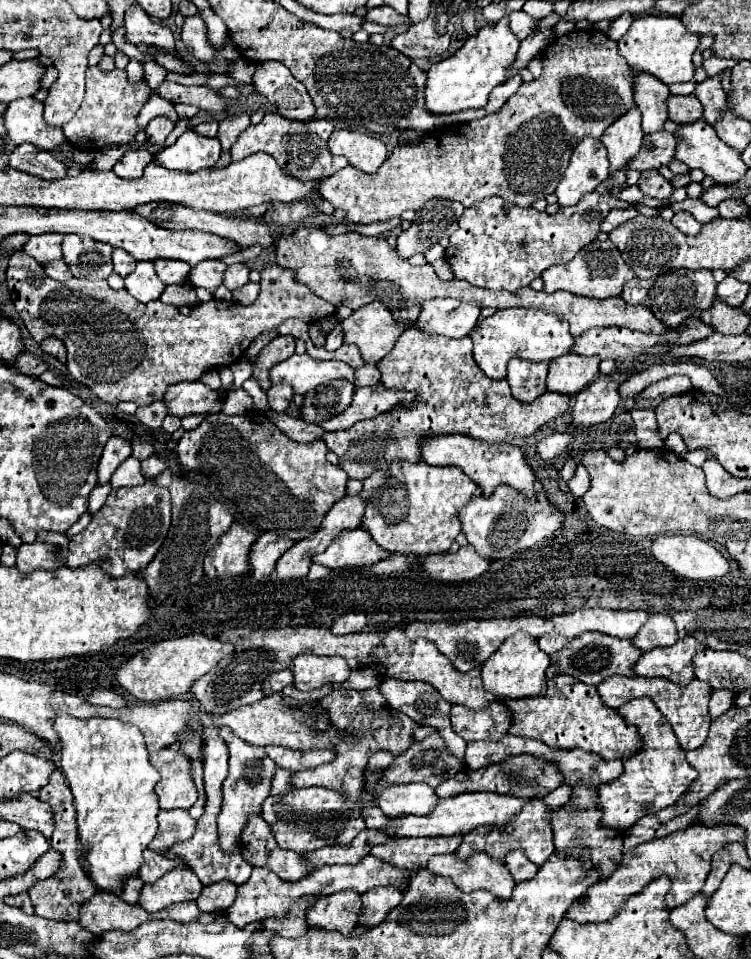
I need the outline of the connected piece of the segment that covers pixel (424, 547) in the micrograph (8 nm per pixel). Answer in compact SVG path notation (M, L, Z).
M394 460L386 472L372 472L366 480L362 480L360 498L366 502L366 512L362 516L362 528L372 534L372 538L388 552L394 554L414 554L428 556L438 552L448 552L450 544L460 534L460 520L456 518L458 510L468 504L474 496L476 484L456 466L430 466L426 462L400 462Z

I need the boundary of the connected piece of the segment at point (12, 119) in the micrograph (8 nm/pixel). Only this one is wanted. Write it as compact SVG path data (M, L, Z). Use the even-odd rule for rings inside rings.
M32 96L18 98L8 106L4 114L4 122L8 136L14 140L14 144L36 142L36 146L44 150L54 150L66 142L62 128L48 126L44 122L42 112L44 112L44 104Z

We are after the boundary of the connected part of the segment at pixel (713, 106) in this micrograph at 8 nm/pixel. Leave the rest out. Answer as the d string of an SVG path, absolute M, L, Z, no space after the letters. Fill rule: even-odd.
M712 76L704 82L700 82L696 86L694 94L704 106L702 118L708 124L714 124L720 118L720 114L724 112L724 92L722 92L722 86L720 86L720 76Z

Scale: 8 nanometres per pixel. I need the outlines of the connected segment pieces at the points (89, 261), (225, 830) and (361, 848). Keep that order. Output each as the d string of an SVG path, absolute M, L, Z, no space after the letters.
M66 234L62 254L74 278L102 280L112 272L112 246L104 246L104 242L88 236Z
M220 728L220 736L224 738L228 752L230 752L230 772L222 786L224 802L222 802L222 812L218 816L220 844L228 852L228 850L232 850L232 846L238 844L238 838L244 830L244 816L248 816L248 810L262 810L262 802L270 796L272 768L276 768L276 764L266 756L264 748L246 744L242 738L232 734L232 730Z
M362 830L350 844L344 846L324 846L320 850L308 852L304 854L306 862L308 862L308 874L314 872L316 868L322 866L332 866L332 864L356 864L360 862L364 856L370 854L372 846L376 844L384 844L388 840L386 834L382 834L380 830Z

